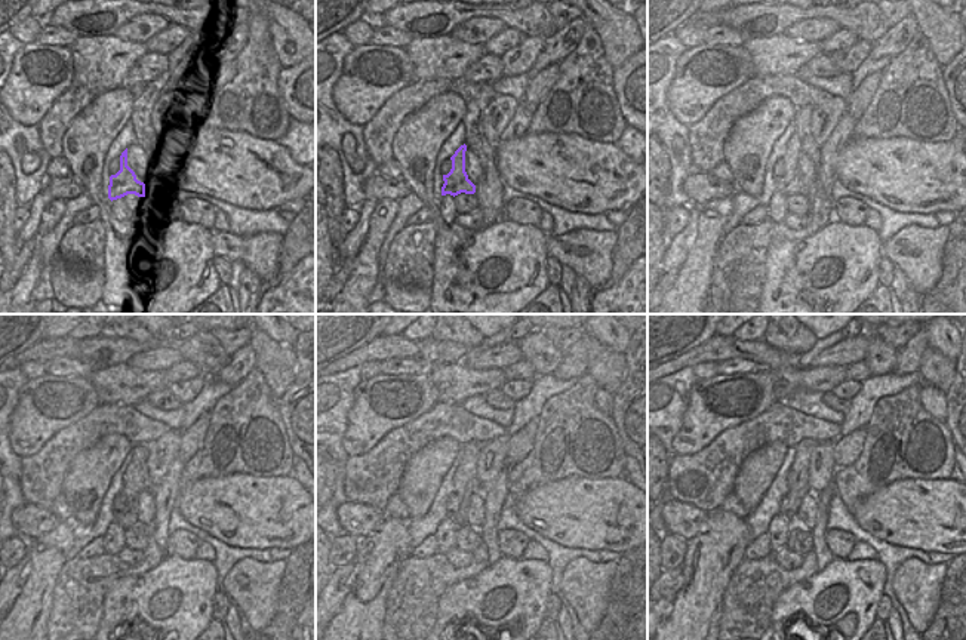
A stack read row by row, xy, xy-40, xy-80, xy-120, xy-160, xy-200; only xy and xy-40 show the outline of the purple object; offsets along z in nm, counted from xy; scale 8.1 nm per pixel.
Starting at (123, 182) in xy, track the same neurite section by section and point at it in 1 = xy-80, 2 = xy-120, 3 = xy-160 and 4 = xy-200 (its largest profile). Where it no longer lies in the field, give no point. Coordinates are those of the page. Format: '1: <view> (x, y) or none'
1: xy-80 (790, 184)
2: xy-120 (134, 480)
3: xy-160 (465, 485)
4: xy-200 (797, 476)

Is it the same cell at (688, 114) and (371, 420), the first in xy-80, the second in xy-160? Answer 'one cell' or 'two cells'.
one cell

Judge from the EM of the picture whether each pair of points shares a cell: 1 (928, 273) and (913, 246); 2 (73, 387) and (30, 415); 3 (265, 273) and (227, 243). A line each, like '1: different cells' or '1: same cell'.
1: same cell
2: same cell
3: same cell

